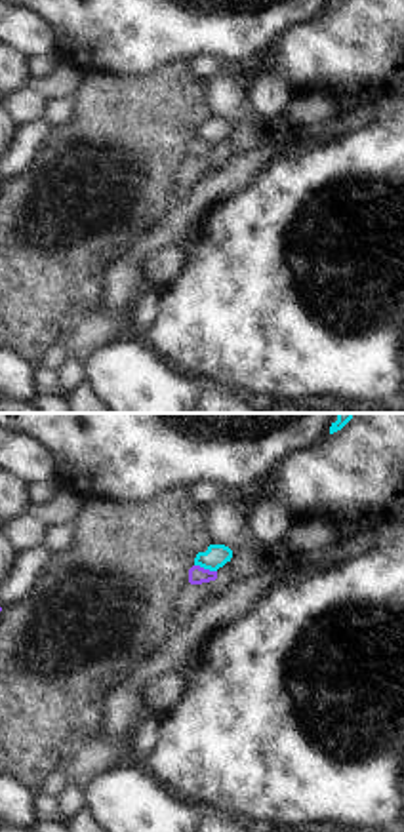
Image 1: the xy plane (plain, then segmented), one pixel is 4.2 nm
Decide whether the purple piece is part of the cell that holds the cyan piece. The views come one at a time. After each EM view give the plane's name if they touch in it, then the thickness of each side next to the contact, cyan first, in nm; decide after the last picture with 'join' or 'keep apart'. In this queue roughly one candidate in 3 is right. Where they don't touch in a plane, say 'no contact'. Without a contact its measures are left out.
meets cyan in xy; 100 nm thick on the cyan side, 80 nm on the other

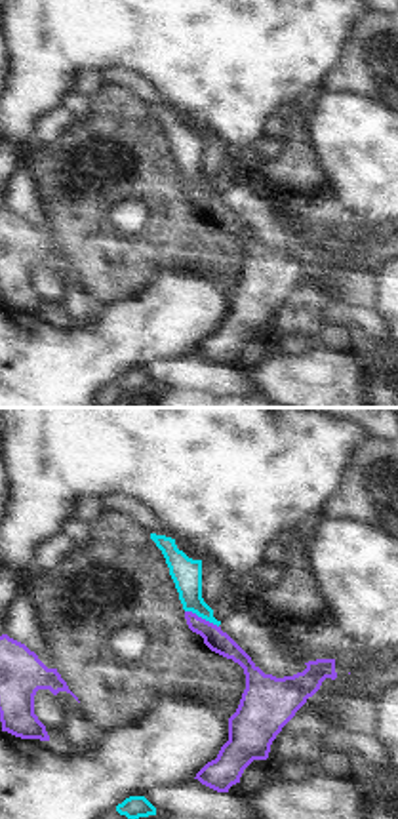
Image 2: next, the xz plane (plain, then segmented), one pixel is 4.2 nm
meets cyan in xz; 130 nm thick on the cyan side, 90 nm on the other

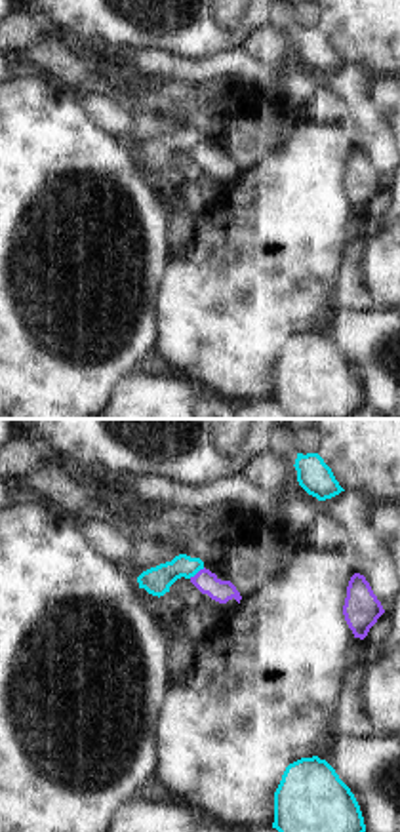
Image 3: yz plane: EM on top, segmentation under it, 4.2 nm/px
meets cyan in yz; 120 nm thick on the cyan side, 100 nm on the other

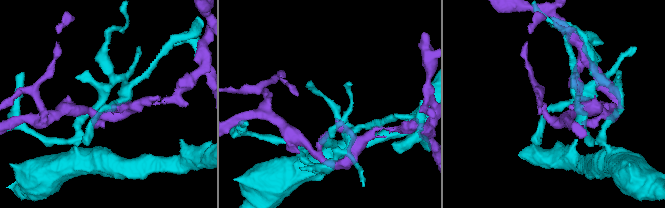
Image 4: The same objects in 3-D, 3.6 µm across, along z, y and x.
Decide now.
keep apart

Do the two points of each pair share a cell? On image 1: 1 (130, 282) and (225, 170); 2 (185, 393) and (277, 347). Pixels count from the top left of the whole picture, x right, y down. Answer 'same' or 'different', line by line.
1: same
2: different

